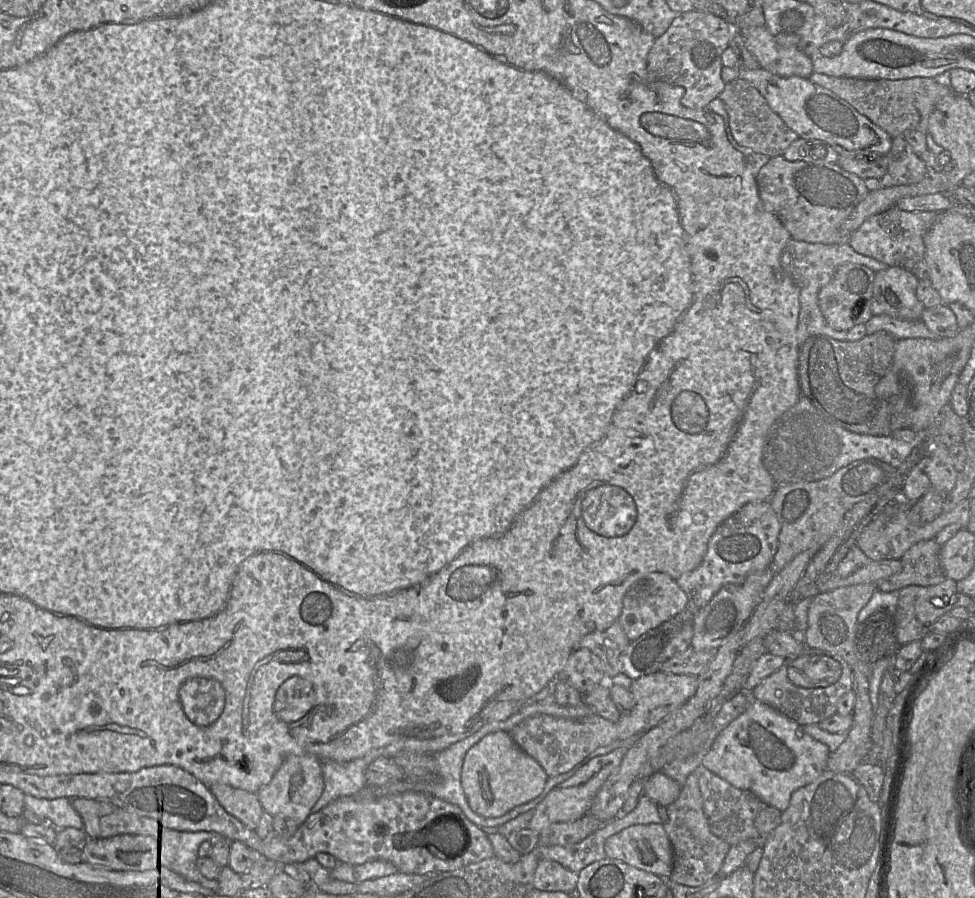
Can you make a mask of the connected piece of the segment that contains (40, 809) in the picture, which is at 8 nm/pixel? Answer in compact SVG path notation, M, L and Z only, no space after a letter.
M25 794L24 810L42 819L43 823L50 824L57 829L73 827L83 830L82 818L68 798L43 799Z

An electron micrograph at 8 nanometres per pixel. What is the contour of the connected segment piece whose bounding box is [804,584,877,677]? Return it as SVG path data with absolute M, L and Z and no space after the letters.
M858 584L840 587L815 596L808 609L808 625L804 643L809 648L822 649L841 656L852 670L859 670L870 676L874 664L865 663L859 656L855 637L858 614L869 602L876 590L875 584Z

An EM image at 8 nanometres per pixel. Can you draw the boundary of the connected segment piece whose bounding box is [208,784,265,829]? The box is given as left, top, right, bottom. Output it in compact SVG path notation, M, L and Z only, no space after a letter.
M227 784L208 786L225 810L244 825L256 829L265 811L258 792Z

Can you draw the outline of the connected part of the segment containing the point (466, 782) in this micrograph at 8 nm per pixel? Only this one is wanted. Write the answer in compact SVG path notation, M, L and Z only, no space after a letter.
M496 731L484 736L466 753L461 785L476 814L496 818L539 796L548 778L542 766L521 750L508 732Z

